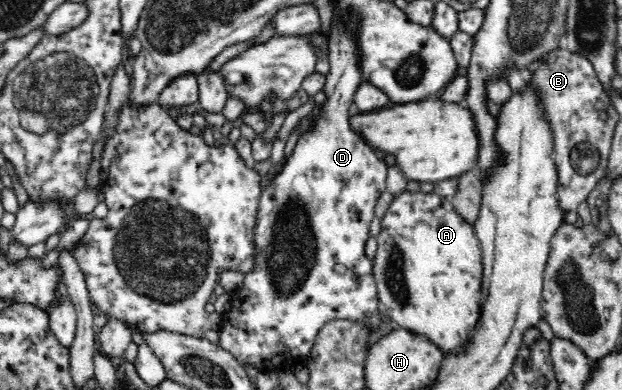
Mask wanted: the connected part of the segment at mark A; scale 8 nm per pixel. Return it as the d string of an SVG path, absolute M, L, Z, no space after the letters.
M403 190L400 194L394 196L390 207L381 220L381 225L381 233L377 236L379 249L377 249L377 254L373 260L373 272L375 272L374 275L375 282L377 282L379 301L385 306L387 316L391 318L391 322L395 322L400 328L419 336L425 336L427 340L441 348L441 352L443 352L444 356L447 354L464 354L464 349L472 340L476 325L481 321L481 305L483 305L481 288L483 277L482 252L474 227L461 214L455 211L450 199L437 196L433 191L430 193L423 193L421 190L414 193Z

